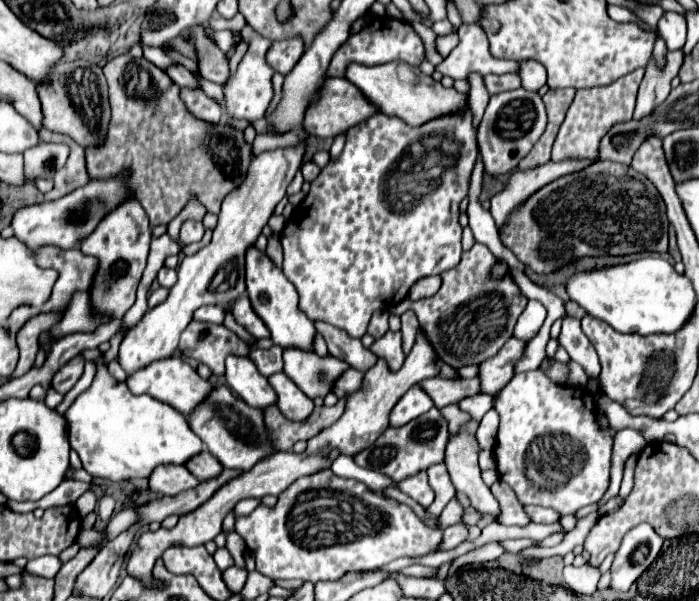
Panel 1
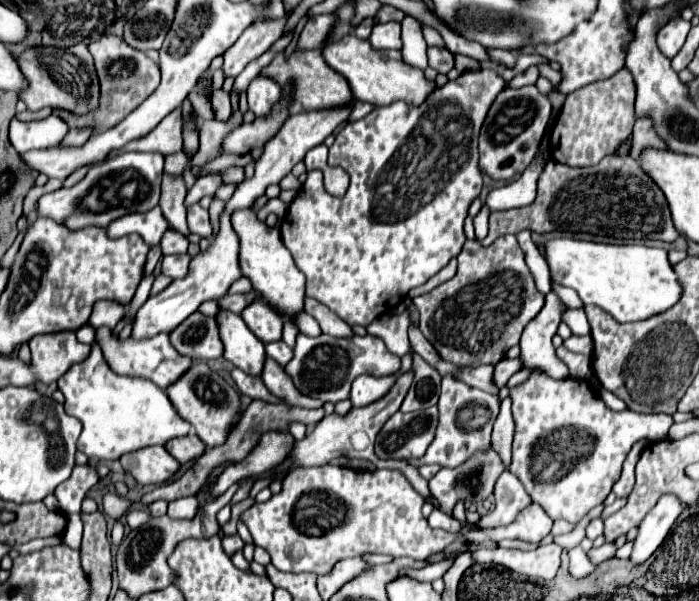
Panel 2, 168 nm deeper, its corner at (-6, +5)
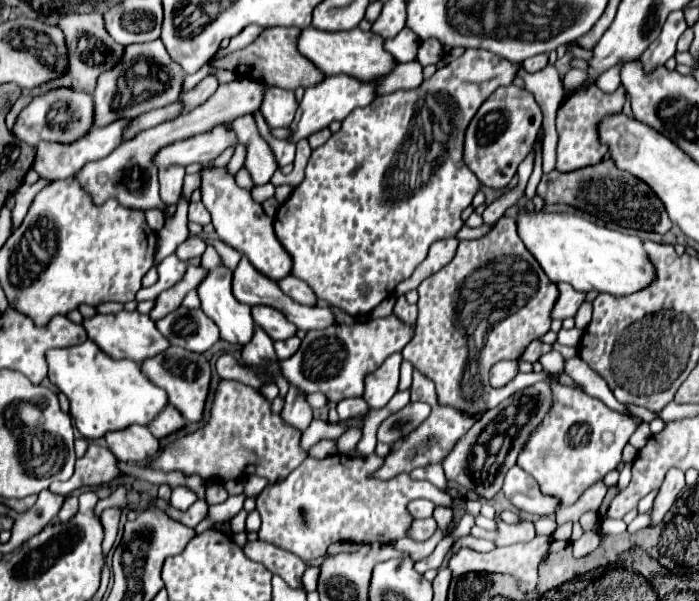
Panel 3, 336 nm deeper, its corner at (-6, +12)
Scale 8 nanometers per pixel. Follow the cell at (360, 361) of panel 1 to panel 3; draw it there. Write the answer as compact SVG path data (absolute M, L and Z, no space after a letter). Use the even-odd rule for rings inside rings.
M288 276L286 280L280 280L278 286L298 304L306 304L306 306L316 304L316 294L312 292L312 288L308 284L304 284L304 280L298 280L296 276Z

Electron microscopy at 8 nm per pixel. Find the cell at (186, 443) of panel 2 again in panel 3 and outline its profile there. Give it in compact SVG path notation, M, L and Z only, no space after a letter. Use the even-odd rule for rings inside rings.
M168 406L166 412L162 412L162 416L156 416L154 424L150 424L148 430L150 430L158 440L162 440L162 438L166 438L166 436L170 436L170 434L182 430L184 426L186 426L186 420L182 418L182 414L180 414L174 406Z

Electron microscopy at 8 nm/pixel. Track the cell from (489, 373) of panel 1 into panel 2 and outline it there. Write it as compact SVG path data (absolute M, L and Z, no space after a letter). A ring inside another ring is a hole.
M550 291L540 315L536 315L522 333L520 359L524 361L524 367L542 367L554 379L568 377L568 367L556 357L552 345L552 337L562 323L564 311L566 305L562 303L562 299L554 291Z

